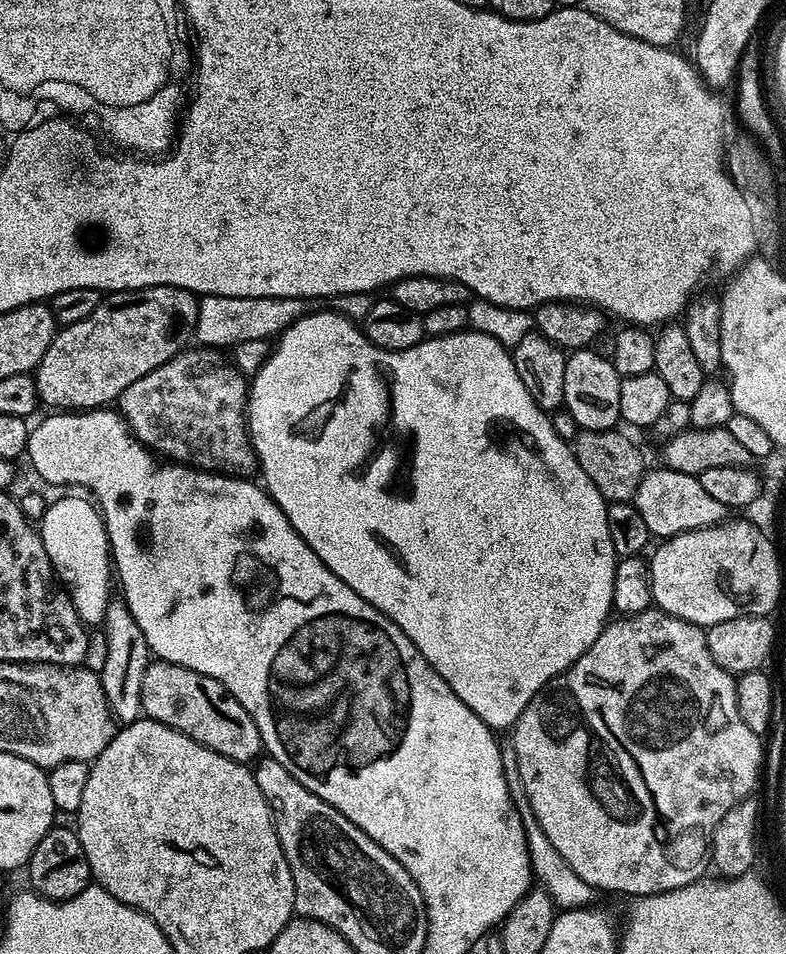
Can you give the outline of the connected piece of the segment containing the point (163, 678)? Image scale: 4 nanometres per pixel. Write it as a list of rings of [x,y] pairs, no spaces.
[[[165,660],[149,663],[146,678],[142,678],[142,706],[147,719],[162,722],[240,764],[248,764],[261,755],[258,726],[254,718],[250,718],[246,706],[242,706],[242,702],[238,702],[222,682],[206,674],[198,674],[186,666]]]

